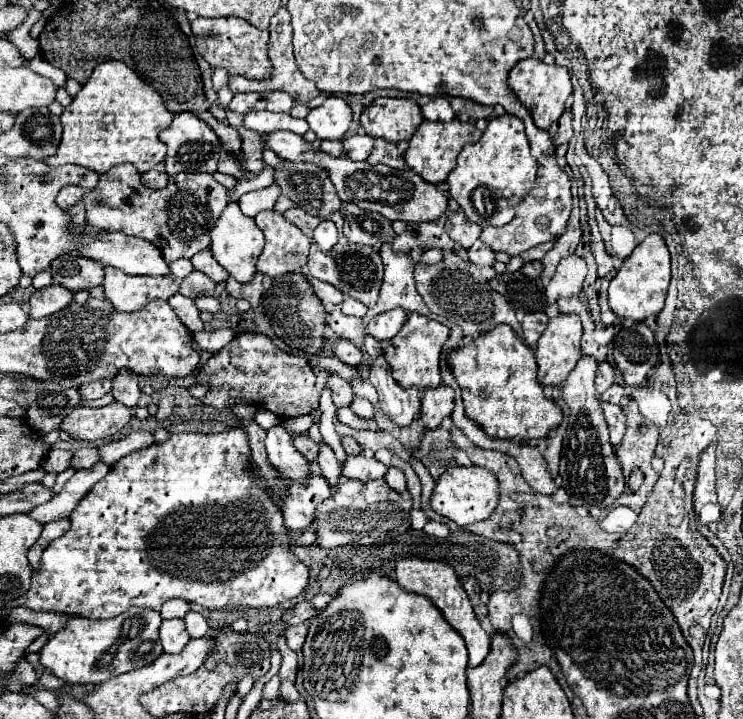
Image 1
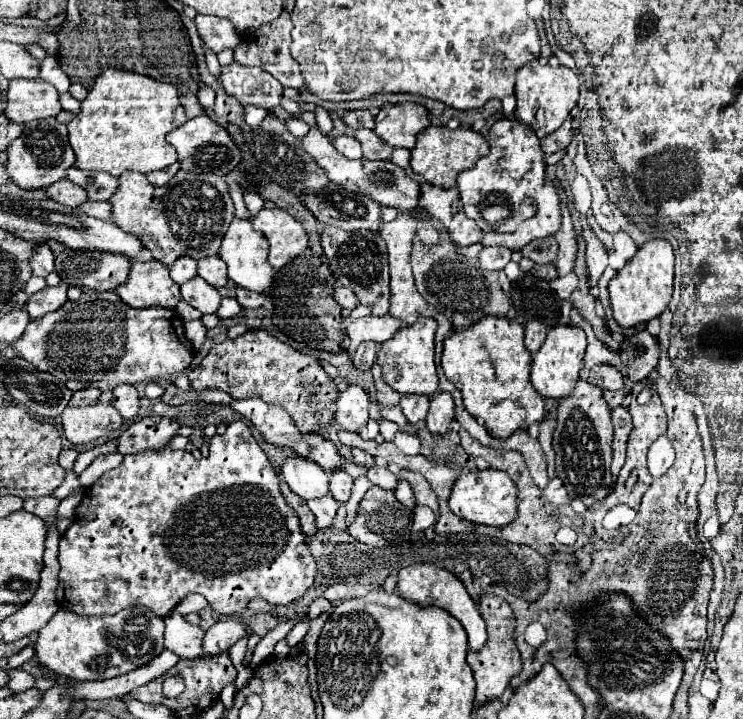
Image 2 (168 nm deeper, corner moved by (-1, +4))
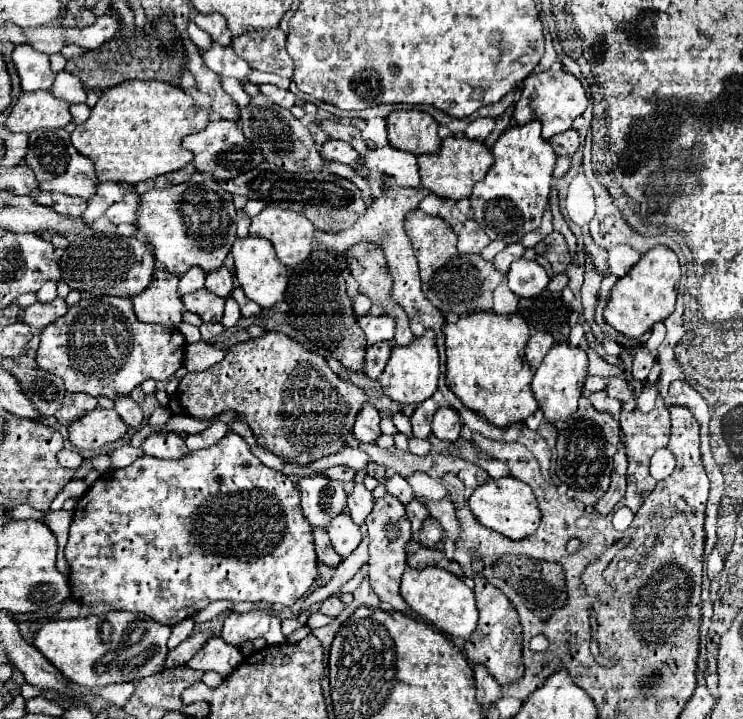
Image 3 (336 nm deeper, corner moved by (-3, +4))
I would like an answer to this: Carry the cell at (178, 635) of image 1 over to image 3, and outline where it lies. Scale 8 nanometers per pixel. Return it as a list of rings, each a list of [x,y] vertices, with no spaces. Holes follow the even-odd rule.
[[[213,636],[187,662],[187,666],[191,666],[193,670],[203,670],[203,672],[213,670],[213,672],[221,674],[223,678],[227,678],[231,674],[231,670],[235,670],[241,662],[243,662],[243,654],[239,650],[235,650],[235,646],[227,646],[227,642]]]

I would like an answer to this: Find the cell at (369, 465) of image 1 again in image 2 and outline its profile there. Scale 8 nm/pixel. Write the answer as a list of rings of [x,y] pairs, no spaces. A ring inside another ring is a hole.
[[[381,466],[369,468],[367,478],[369,478],[375,486],[379,486],[379,488],[383,488],[383,490],[395,490],[395,488],[397,488],[397,476],[395,476],[389,468],[381,468]]]

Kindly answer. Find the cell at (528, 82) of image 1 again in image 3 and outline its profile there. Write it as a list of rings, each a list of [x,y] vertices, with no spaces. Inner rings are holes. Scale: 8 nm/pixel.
[[[559,70],[559,72],[539,72],[539,74],[533,72],[523,80],[521,98],[515,105],[513,117],[517,125],[525,125],[531,120],[547,122],[547,124],[543,124],[543,138],[549,140],[553,134],[569,130],[573,120],[577,116],[581,116],[585,108],[587,108],[585,90],[573,74],[563,72],[563,70]]]

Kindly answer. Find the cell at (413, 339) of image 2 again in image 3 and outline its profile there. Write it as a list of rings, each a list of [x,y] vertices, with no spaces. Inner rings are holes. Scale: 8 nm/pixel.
[[[425,330],[423,336],[413,338],[413,342],[407,346],[393,346],[391,358],[379,382],[383,392],[395,402],[421,404],[423,400],[427,400],[437,390],[437,382],[439,382],[439,354],[435,346],[435,334],[431,334],[431,330]]]

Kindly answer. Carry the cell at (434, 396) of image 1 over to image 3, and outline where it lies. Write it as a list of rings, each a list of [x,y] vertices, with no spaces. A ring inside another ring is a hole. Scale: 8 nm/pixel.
[[[443,406],[433,416],[433,434],[441,440],[455,442],[459,438],[461,430],[461,418],[451,406]]]

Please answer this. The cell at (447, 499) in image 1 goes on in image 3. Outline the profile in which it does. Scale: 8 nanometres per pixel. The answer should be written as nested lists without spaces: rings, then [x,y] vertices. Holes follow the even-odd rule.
[[[503,476],[503,478],[491,478],[487,482],[483,482],[481,486],[477,486],[469,498],[469,508],[473,512],[473,516],[487,528],[501,532],[503,536],[511,538],[511,540],[521,540],[527,538],[531,532],[537,530],[541,514],[537,508],[537,500],[533,490],[523,484],[521,480],[513,478],[513,476]]]

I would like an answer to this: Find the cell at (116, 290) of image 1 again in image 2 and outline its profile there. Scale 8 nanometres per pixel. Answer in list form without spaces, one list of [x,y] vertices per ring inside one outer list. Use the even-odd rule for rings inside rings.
[[[157,260],[135,262],[129,272],[129,282],[115,290],[131,308],[161,306],[175,310],[181,300],[179,286],[171,280],[169,268]]]

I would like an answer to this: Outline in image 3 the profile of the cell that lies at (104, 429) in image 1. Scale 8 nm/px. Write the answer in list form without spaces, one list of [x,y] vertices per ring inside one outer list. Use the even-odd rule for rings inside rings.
[[[95,408],[69,426],[69,440],[81,450],[93,450],[119,440],[125,432],[127,424],[115,414],[115,410]]]

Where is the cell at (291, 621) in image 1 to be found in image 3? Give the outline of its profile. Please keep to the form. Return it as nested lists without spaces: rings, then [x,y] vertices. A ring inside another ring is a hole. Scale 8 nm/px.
[[[331,596],[325,602],[321,602],[321,608],[319,608],[319,612],[327,616],[339,616],[341,610],[343,610],[343,602],[337,596]]]

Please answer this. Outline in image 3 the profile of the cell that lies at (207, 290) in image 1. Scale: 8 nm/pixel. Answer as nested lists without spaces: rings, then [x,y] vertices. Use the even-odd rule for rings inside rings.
[[[207,288],[195,290],[191,294],[183,296],[185,310],[195,312],[203,318],[203,322],[219,322],[223,316],[223,298],[217,298],[217,294],[211,294]]]

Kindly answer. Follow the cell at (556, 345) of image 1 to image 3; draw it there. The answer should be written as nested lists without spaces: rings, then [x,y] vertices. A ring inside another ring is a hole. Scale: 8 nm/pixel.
[[[567,342],[553,344],[551,350],[545,354],[543,362],[535,370],[531,388],[543,410],[545,418],[551,422],[563,422],[577,410],[577,400],[583,394],[583,382],[587,378],[587,354],[579,346],[569,346]]]

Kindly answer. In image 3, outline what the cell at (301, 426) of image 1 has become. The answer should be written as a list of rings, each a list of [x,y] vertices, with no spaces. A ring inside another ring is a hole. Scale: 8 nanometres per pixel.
[[[367,402],[363,404],[363,408],[359,410],[357,418],[355,418],[355,426],[353,426],[353,436],[359,442],[375,442],[375,438],[381,434],[379,430],[379,412]]]

